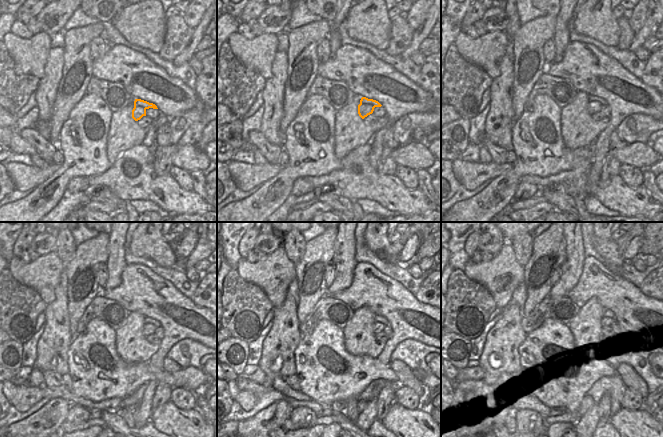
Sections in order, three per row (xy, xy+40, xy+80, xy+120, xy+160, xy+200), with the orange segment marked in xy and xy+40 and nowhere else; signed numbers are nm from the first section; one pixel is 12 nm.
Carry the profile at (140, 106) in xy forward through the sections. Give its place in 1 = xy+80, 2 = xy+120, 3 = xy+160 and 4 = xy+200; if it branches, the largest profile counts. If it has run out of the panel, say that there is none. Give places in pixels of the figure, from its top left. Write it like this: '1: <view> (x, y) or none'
1: xy+80 (595, 104)
2: xy+120 (150, 326)
3: xy+160 (380, 322)
4: xy+200 (606, 322)

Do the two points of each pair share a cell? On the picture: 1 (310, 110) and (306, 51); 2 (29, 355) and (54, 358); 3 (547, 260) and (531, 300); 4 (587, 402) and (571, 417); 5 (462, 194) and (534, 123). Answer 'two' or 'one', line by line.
1: two
2: two
3: one
4: one
5: two

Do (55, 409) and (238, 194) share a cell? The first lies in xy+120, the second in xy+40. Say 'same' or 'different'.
different

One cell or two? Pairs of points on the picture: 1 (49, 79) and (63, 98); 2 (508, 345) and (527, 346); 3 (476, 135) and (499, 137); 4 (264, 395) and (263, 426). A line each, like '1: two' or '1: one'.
1: two
2: two
3: two
4: two

